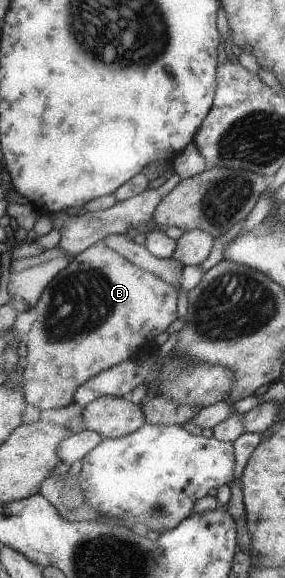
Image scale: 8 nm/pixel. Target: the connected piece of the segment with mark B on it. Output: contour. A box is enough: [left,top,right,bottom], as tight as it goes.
[21,243,178,411]

